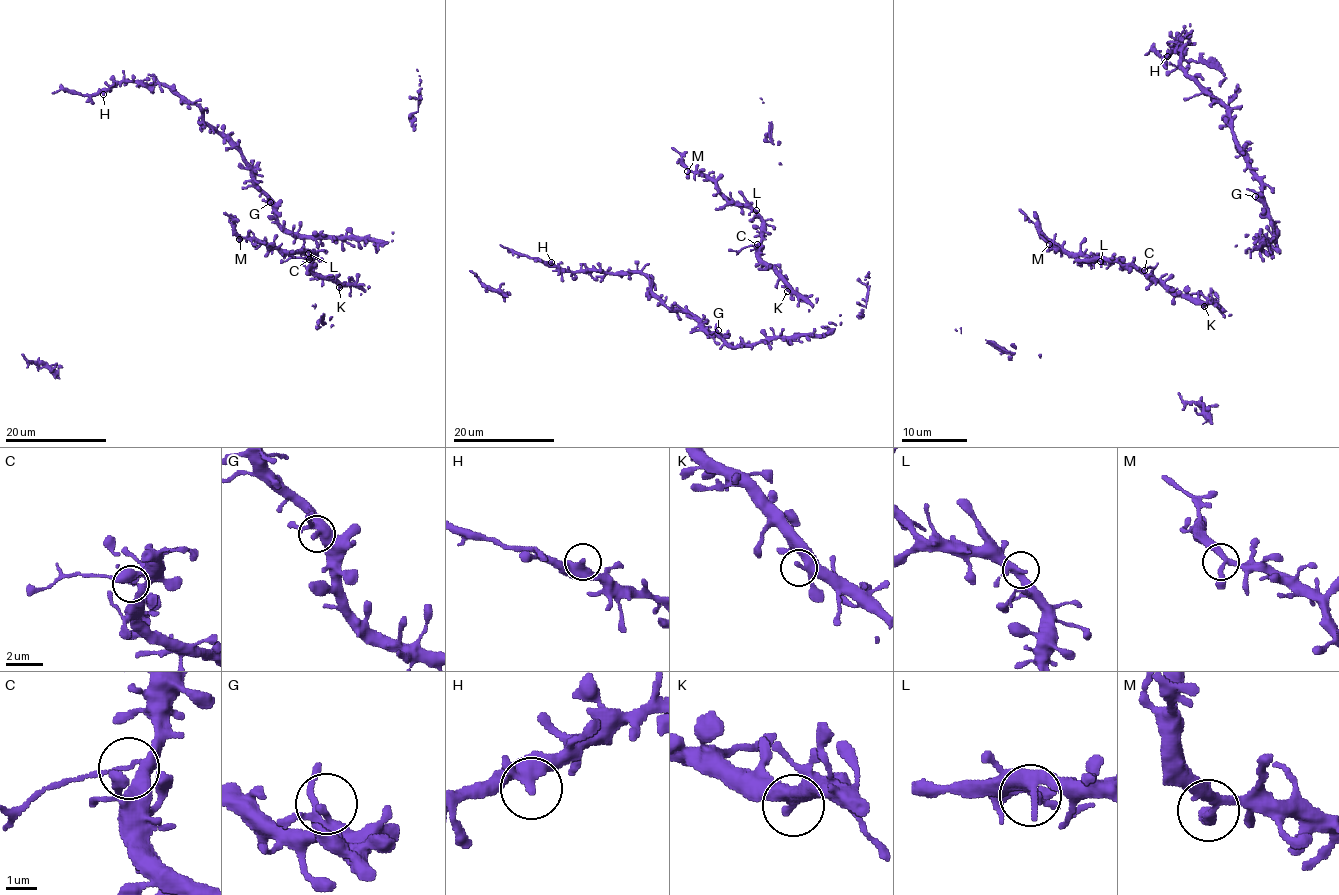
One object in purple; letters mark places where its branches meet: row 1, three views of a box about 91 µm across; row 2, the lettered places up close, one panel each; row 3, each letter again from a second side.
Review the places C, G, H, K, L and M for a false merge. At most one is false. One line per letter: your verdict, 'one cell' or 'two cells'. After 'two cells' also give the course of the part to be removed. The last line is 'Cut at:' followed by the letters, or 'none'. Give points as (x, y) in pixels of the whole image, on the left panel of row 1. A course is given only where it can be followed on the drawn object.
C: two cells; foreign part runs (309, 259), (291, 258), (280, 263)
G: one cell
H: one cell
K: one cell
L: one cell
M: one cell
Cut at: C

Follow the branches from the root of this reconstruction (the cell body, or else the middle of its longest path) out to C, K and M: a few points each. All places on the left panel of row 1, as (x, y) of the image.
C: (358, 278), (354, 283), (347, 284), (322, 279), (311, 269), (309, 259)
K: (358, 278), (354, 283), (339, 287)
M: (358, 278), (354, 283), (337, 284), (322, 279), (311, 269), (314, 253), (281, 252), (252, 239), (239, 239)

